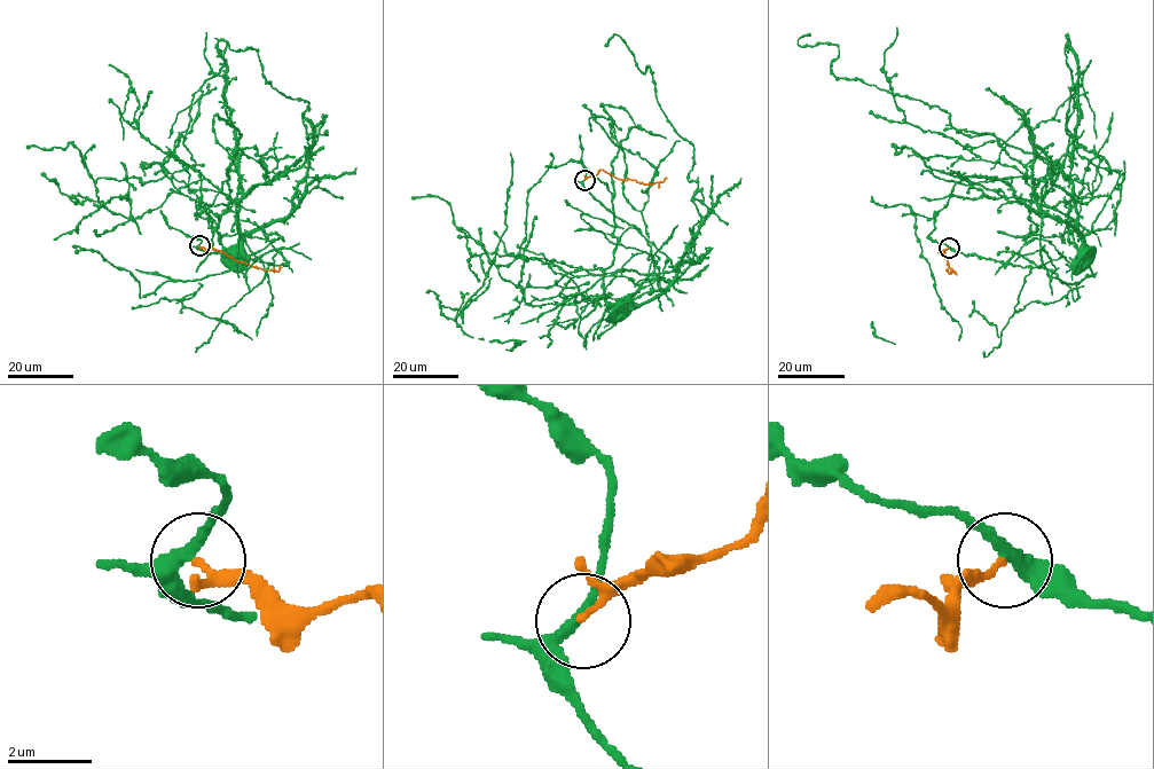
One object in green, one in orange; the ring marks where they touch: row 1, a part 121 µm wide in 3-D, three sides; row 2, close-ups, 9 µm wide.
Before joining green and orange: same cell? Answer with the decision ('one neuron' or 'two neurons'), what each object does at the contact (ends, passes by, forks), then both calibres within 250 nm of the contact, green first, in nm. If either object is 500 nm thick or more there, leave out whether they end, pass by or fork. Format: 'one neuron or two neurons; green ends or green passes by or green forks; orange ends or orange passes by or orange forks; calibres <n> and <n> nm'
two neurons; green passes by; orange passes by; calibres 280 and 110 nm

